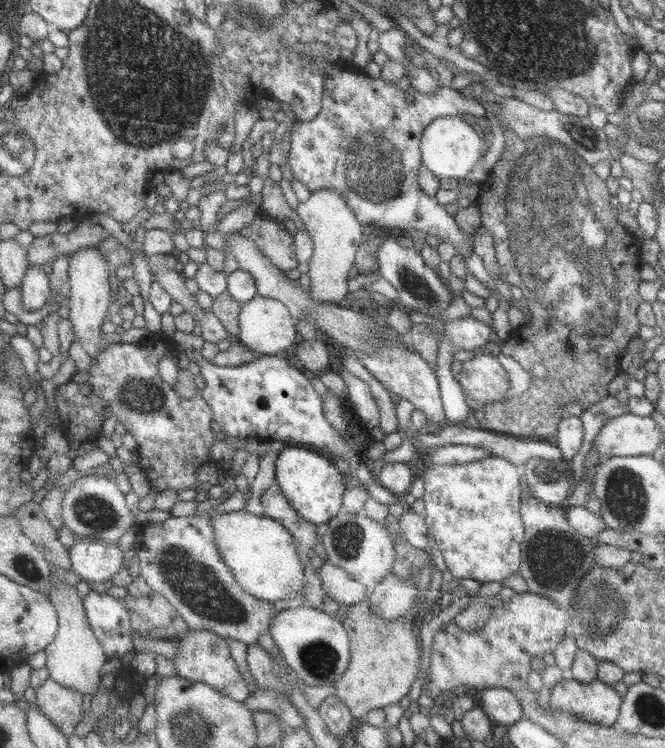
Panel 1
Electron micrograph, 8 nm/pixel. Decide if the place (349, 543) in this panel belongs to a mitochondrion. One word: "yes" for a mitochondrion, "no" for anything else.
yes

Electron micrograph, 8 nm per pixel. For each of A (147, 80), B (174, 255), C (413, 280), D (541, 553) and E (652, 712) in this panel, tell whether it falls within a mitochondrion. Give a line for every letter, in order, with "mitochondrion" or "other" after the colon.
A: mitochondrion
B: other
C: mitochondrion
D: mitochondrion
E: mitochondrion

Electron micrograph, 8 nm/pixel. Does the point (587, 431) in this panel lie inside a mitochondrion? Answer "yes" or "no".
no

